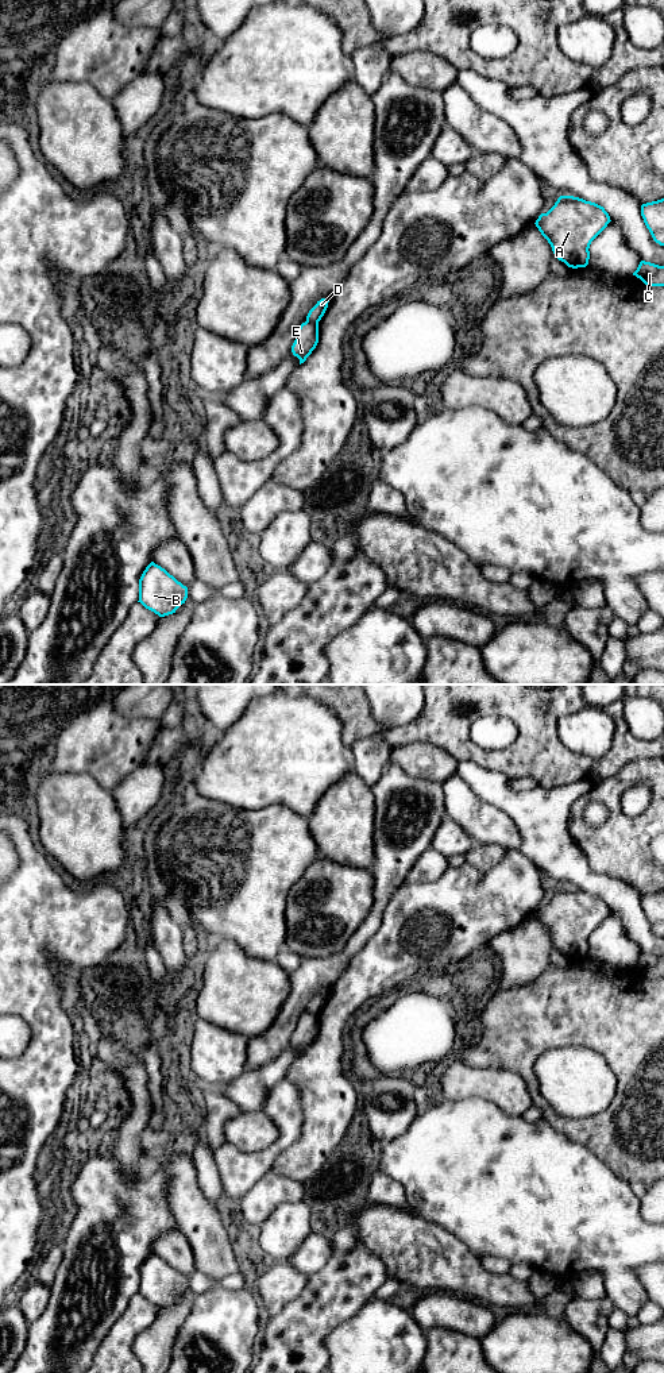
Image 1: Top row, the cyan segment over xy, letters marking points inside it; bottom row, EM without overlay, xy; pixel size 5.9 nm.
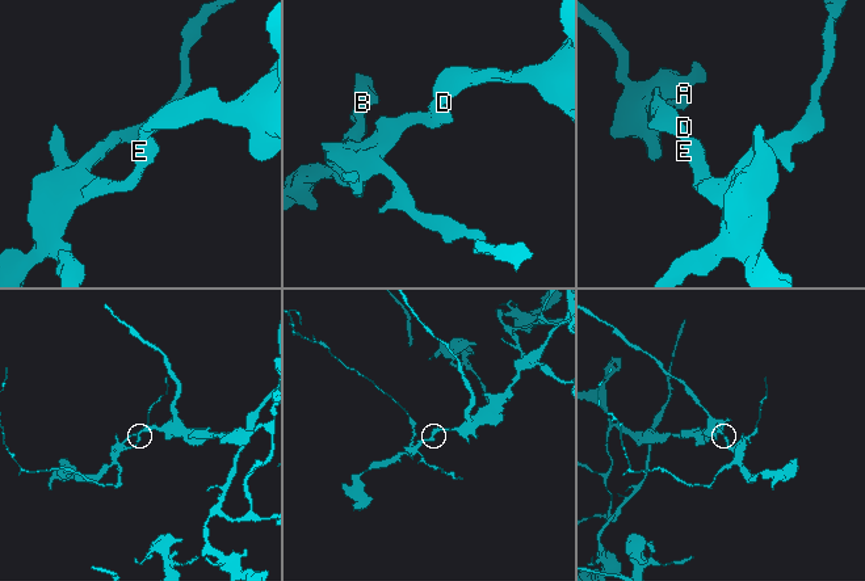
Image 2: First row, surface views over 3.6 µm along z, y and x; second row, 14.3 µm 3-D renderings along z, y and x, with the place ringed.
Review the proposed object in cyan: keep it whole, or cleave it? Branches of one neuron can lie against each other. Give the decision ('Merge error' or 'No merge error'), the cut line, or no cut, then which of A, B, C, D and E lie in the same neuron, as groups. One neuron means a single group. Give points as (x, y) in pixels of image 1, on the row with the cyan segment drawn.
Merge error. Split along xy (307, 320), (317, 324). Groups: A C D / B E

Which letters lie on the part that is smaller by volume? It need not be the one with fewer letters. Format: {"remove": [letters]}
{"remove": ["B", "E"]}

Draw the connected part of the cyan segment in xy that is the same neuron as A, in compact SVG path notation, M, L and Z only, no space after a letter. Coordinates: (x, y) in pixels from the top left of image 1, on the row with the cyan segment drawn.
M560 196L534 224L555 257L568 267L578 269L588 265L590 244L610 221L603 207L579 197Z

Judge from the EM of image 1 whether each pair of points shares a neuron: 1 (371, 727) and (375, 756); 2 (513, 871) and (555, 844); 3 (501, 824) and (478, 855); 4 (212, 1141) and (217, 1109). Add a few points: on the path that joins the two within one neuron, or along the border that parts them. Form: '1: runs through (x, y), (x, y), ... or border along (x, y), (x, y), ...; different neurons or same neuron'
1: border along (392, 749), (374, 733), (348, 752); different neurons
2: border along (517, 849), (547, 879); different neurons
3: border along (474, 844), (495, 844), (502, 848); different neurons
4: runs through (213, 1133), (216, 1117); same neuron

